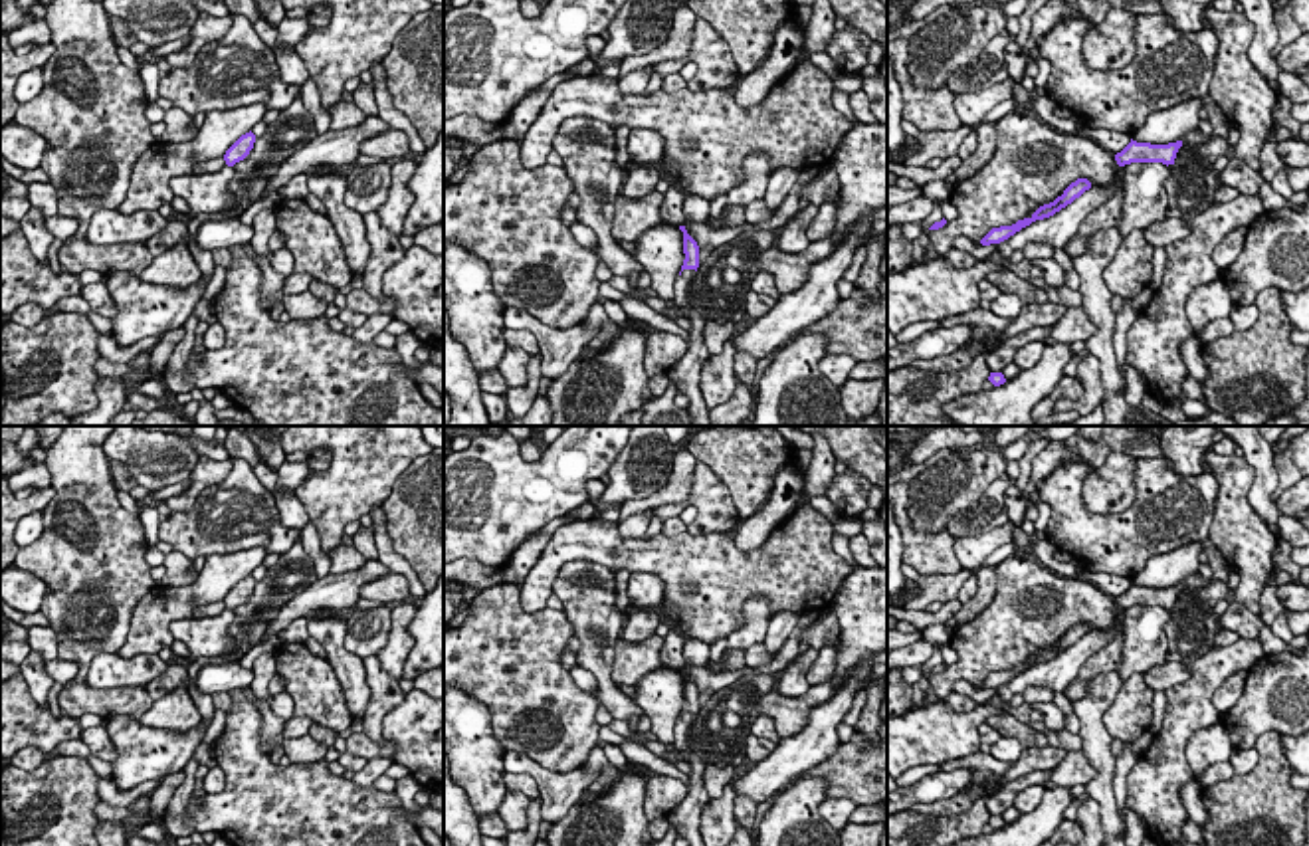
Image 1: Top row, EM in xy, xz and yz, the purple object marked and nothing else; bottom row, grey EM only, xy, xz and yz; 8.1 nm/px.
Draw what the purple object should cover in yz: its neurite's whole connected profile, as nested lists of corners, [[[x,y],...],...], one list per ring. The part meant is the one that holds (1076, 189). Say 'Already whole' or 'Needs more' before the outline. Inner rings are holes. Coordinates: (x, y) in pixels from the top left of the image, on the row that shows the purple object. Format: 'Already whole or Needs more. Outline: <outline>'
Already whole. Outline: [[[1077,178],[1071,182],[1061,196],[1057,196],[1054,202],[1040,206],[1030,218],[1018,220],[1012,226],[1000,226],[992,228],[982,240],[982,246],[1000,244],[1020,232],[1022,228],[1030,226],[1036,220],[1044,220],[1071,204],[1075,198],[1079,198],[1085,190],[1091,188],[1091,182],[1087,178]]]

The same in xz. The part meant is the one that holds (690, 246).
Needs more. Outline: [[[679,226],[679,230],[683,232],[683,265],[681,265],[681,273],[675,279],[675,305],[681,309],[689,309],[687,303],[687,291],[689,291],[689,283],[699,267],[699,246],[697,242],[687,234],[685,226]]]

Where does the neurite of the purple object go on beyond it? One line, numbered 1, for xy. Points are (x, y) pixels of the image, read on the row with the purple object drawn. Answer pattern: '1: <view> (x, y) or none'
1: none

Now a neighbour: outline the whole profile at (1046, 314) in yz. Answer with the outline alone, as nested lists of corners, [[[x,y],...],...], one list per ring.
[[[1046,301],[1046,303],[1028,303],[1022,307],[1020,315],[1012,319],[1012,325],[1002,333],[1000,339],[1010,339],[1022,331],[1034,327],[1052,327],[1067,313],[1067,307],[1061,303]]]

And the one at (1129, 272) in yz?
[[[1133,230],[1123,238],[1115,258],[1103,269],[1103,279],[1113,295],[1135,299],[1153,279],[1155,248],[1143,230]]]

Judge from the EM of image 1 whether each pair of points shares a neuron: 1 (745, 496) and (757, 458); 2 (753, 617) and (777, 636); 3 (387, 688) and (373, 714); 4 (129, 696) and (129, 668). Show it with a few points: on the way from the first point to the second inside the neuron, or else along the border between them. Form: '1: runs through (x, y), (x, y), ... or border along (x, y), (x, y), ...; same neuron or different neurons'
1: runs through (747, 486), (749, 468); same neuron
2: border along (773, 617), (763, 640); different neurons
3: runs through (385, 694), (377, 708); same neuron
4: border along (84, 680), (94, 688), (143, 688); different neurons

